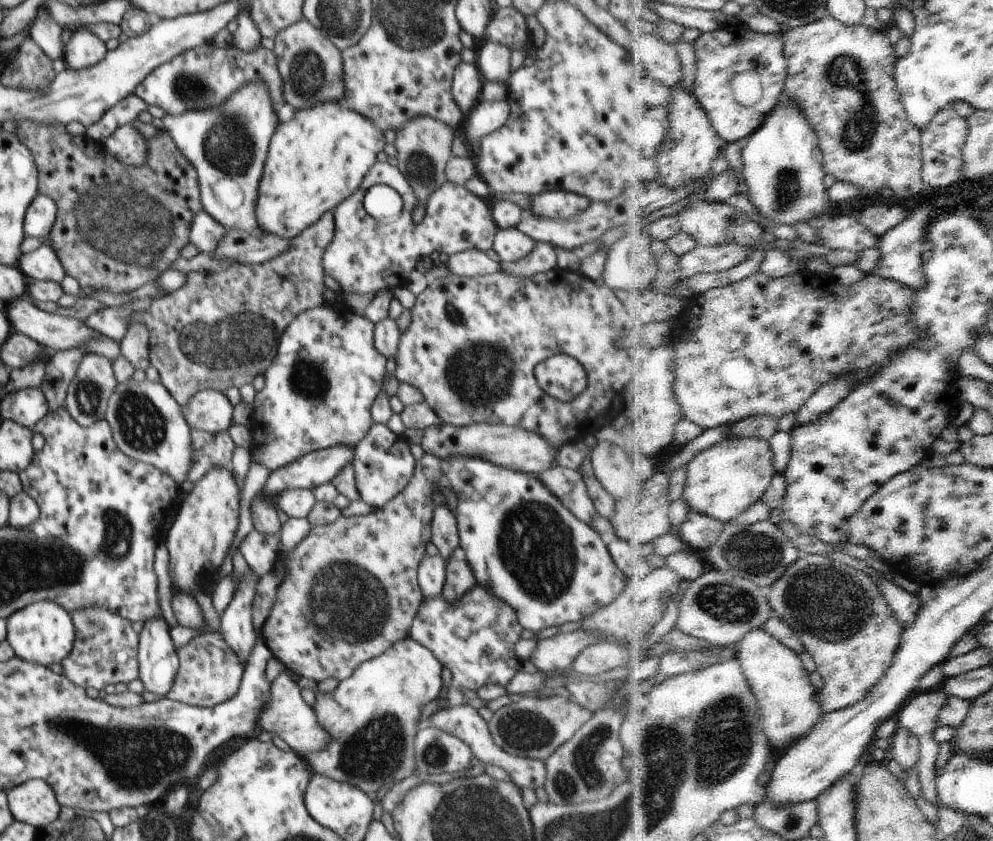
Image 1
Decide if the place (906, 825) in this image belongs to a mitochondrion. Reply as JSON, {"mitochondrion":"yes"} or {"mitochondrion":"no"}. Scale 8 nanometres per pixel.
{"mitochondrion":"no"}

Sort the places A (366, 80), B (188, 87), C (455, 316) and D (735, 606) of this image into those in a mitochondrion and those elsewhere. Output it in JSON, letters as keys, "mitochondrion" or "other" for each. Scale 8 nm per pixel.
{"A":"other","B":"mitochondrion","C":"mitochondrion","D":"mitochondrion"}

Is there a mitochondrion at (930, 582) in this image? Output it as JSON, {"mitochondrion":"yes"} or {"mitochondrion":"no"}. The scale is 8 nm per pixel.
{"mitochondrion":"no"}

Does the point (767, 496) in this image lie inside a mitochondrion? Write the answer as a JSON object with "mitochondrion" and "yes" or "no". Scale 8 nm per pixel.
{"mitochondrion":"no"}

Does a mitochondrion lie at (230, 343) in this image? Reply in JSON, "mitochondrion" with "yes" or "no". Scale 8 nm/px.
{"mitochondrion":"yes"}

